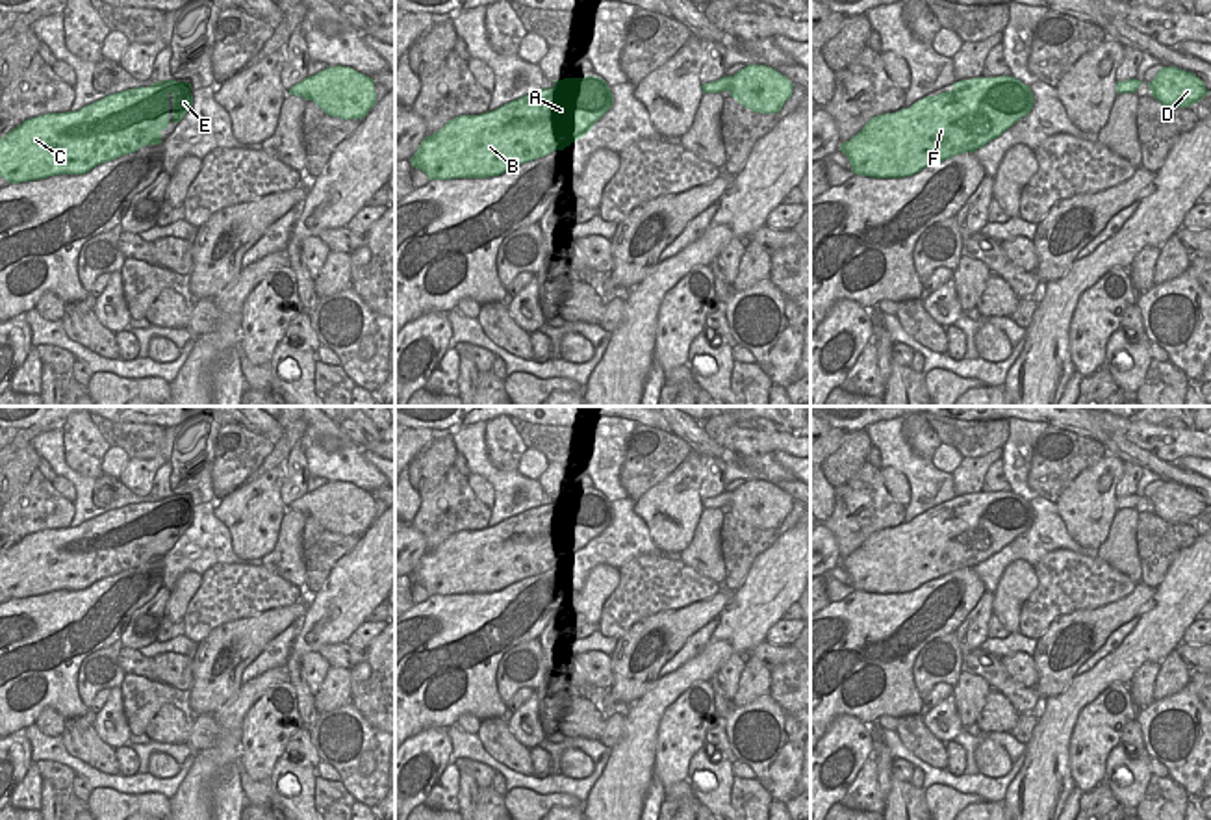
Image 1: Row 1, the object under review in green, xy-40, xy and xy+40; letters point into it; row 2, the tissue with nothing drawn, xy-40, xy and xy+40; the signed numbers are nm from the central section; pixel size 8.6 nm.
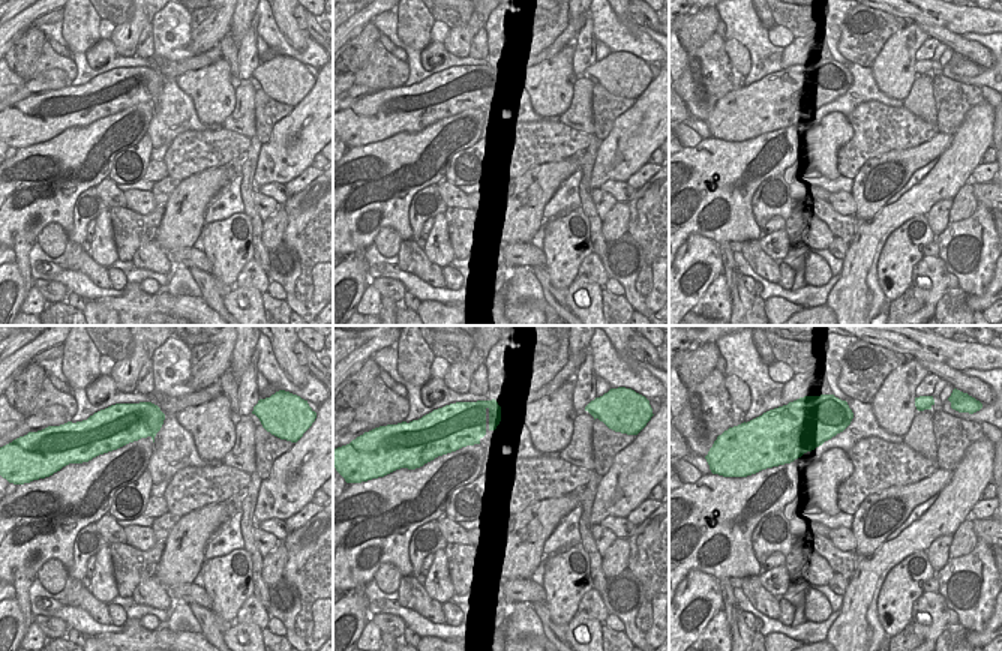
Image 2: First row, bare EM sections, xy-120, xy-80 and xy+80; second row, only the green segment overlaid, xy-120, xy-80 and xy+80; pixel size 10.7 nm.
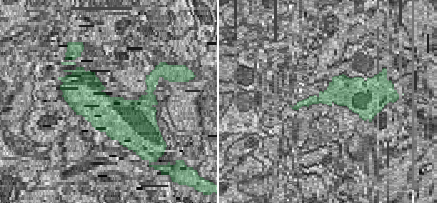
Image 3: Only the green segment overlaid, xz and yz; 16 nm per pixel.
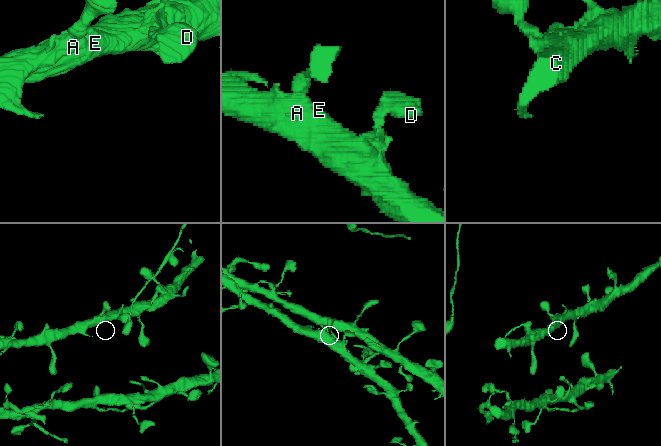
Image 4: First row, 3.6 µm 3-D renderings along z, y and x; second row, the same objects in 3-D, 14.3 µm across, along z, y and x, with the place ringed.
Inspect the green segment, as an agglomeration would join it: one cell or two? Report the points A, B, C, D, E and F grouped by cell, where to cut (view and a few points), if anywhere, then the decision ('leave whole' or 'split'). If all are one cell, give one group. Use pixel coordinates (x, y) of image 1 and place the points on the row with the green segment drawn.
A B C D E F; no cut; leave whole

